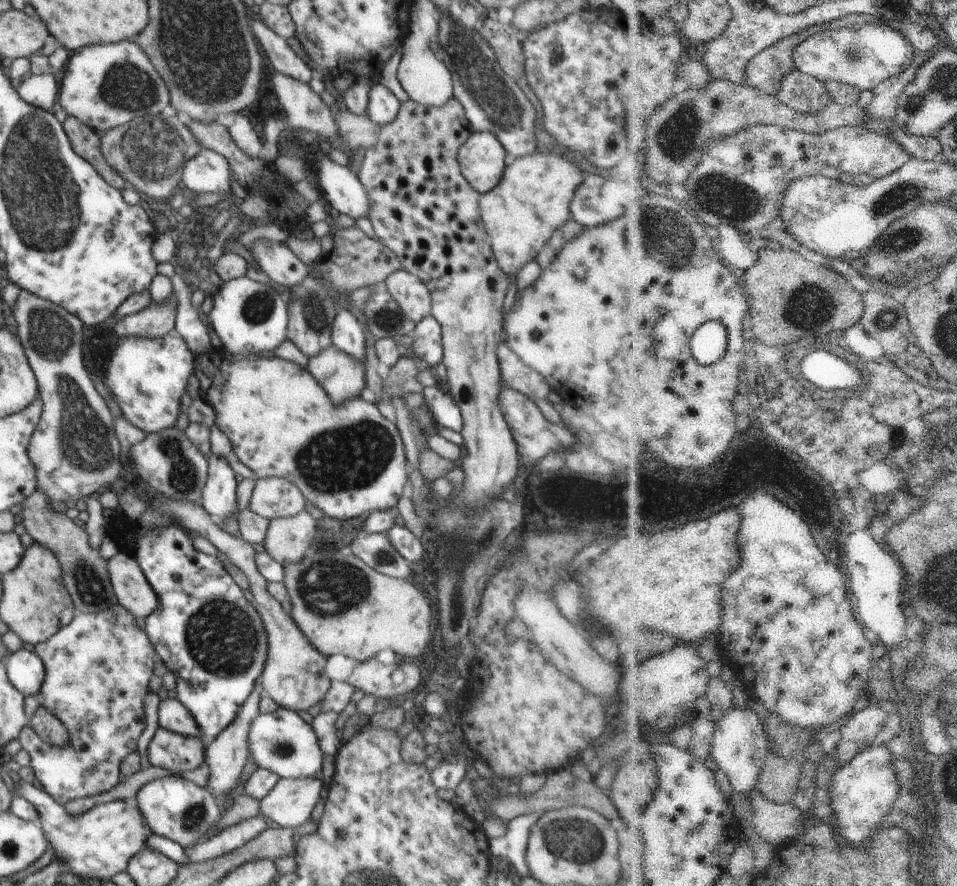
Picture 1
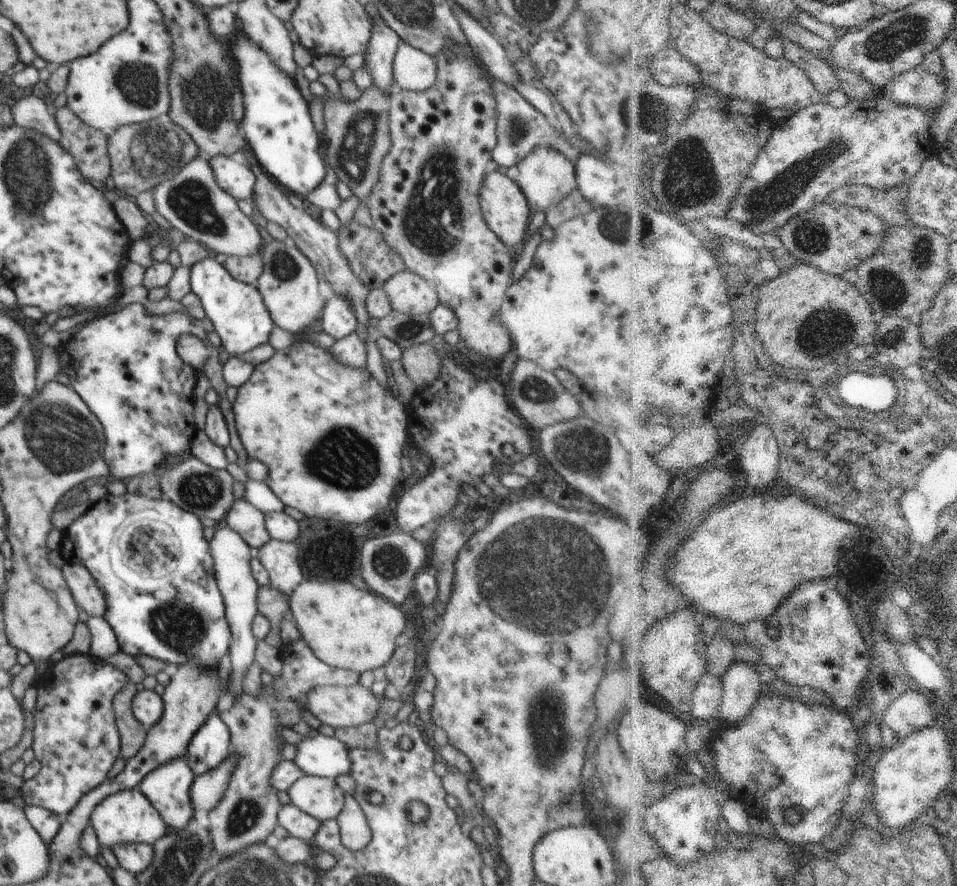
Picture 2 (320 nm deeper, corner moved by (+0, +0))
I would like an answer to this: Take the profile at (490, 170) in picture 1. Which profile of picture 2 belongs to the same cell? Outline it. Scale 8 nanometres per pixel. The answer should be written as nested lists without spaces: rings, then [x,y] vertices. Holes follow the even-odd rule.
[[[498,170],[491,171],[484,179],[479,197],[481,212],[488,228],[496,233],[496,236],[510,248],[510,251],[525,242],[529,232],[529,218],[532,212],[530,206],[528,206],[527,198],[523,196],[523,192],[516,182]]]

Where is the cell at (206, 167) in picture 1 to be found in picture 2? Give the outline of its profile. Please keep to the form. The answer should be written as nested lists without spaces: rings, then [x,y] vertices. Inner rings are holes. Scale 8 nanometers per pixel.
[[[224,155],[208,160],[215,174],[215,179],[224,192],[238,200],[253,198],[255,174],[246,164],[236,162],[234,158]]]

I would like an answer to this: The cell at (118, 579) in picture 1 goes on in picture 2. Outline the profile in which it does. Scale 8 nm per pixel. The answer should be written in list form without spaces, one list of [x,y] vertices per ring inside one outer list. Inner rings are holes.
[[[68,562],[61,571],[75,603],[89,616],[104,616],[107,610],[105,596],[91,572],[84,565],[70,565]]]

